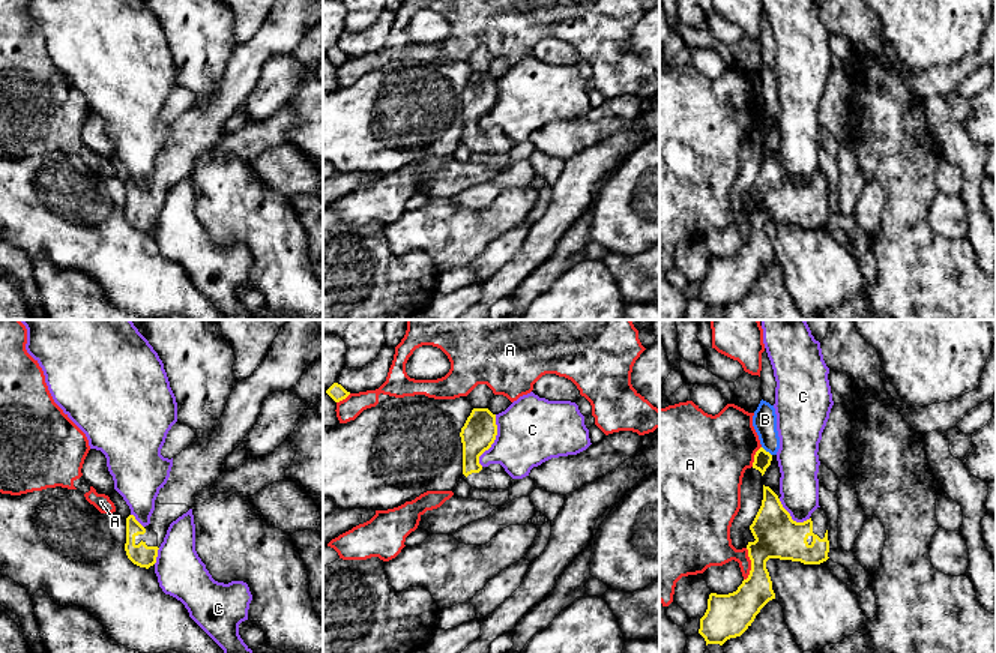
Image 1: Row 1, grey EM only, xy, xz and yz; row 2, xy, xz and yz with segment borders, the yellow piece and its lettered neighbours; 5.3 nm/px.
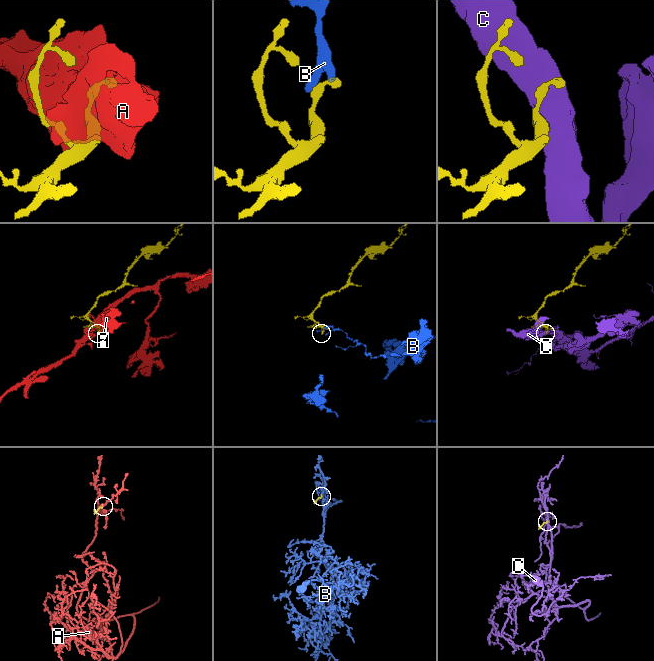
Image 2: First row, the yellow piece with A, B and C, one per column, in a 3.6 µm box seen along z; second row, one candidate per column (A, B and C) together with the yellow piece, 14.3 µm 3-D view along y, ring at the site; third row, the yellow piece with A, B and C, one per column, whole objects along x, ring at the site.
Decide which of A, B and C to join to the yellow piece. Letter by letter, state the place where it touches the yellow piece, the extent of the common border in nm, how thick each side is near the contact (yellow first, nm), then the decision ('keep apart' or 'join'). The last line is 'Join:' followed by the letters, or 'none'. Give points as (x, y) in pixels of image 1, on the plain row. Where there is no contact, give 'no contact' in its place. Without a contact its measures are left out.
A: contact yz (751, 228); length 180 nm; calibres 240 and 220 nm; keep apart
B: contact yz (765, 114); length 80 nm; calibres 100 and 130 nm; keep apart
C: contact xz (494, 102); length 300 nm; calibres 180 and 360 nm; keep apart
Join: none

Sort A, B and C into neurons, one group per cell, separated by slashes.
A / B / C

